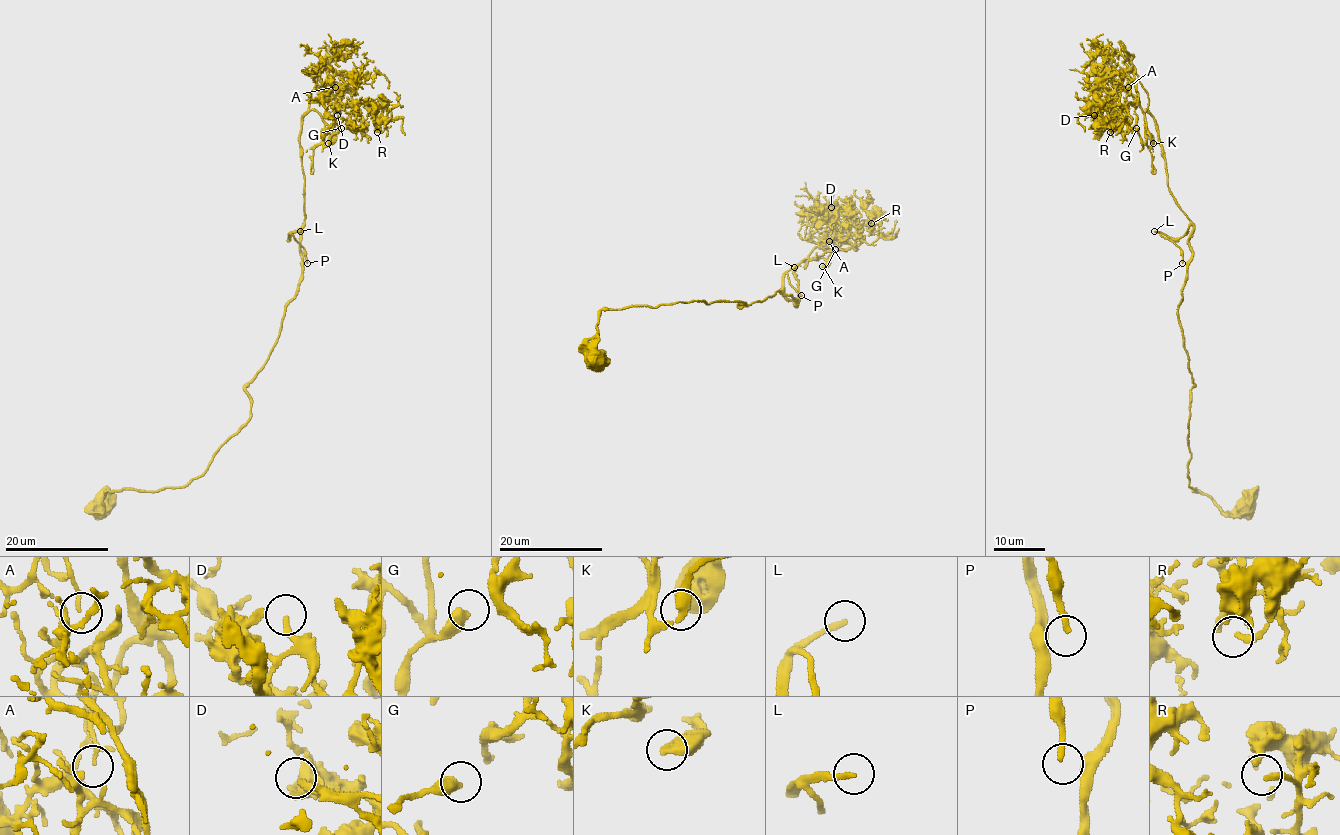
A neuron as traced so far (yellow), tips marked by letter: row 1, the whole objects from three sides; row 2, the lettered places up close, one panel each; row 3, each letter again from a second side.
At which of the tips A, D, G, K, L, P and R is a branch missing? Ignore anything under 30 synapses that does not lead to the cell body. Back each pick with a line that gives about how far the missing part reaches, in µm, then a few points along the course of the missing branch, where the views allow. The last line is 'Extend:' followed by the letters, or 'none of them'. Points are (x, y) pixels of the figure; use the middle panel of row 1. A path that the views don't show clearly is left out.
G: 20 µm | (835, 249), (831, 245), (824, 252), (812, 247), (810, 217), (806, 218), (813, 221)
L: 50 µm | (794, 267), (824, 253), (825, 258), (834, 259), (850, 247), (852, 256), (847, 241), (850, 217), (831, 189)
P: 45 µm | (801, 295), (801, 271), (839, 222), (844, 205), (830, 205), (824, 213), (821, 208), (816, 231), (819, 234)
Extend: G, L, P

